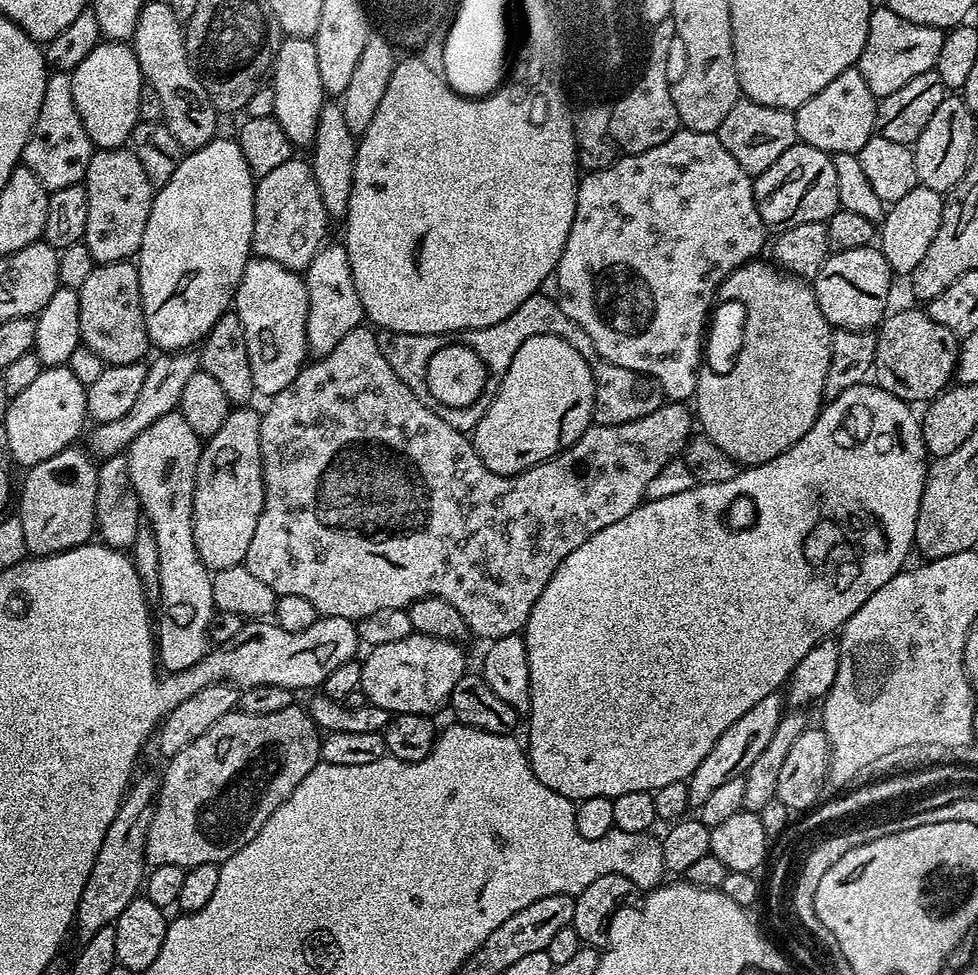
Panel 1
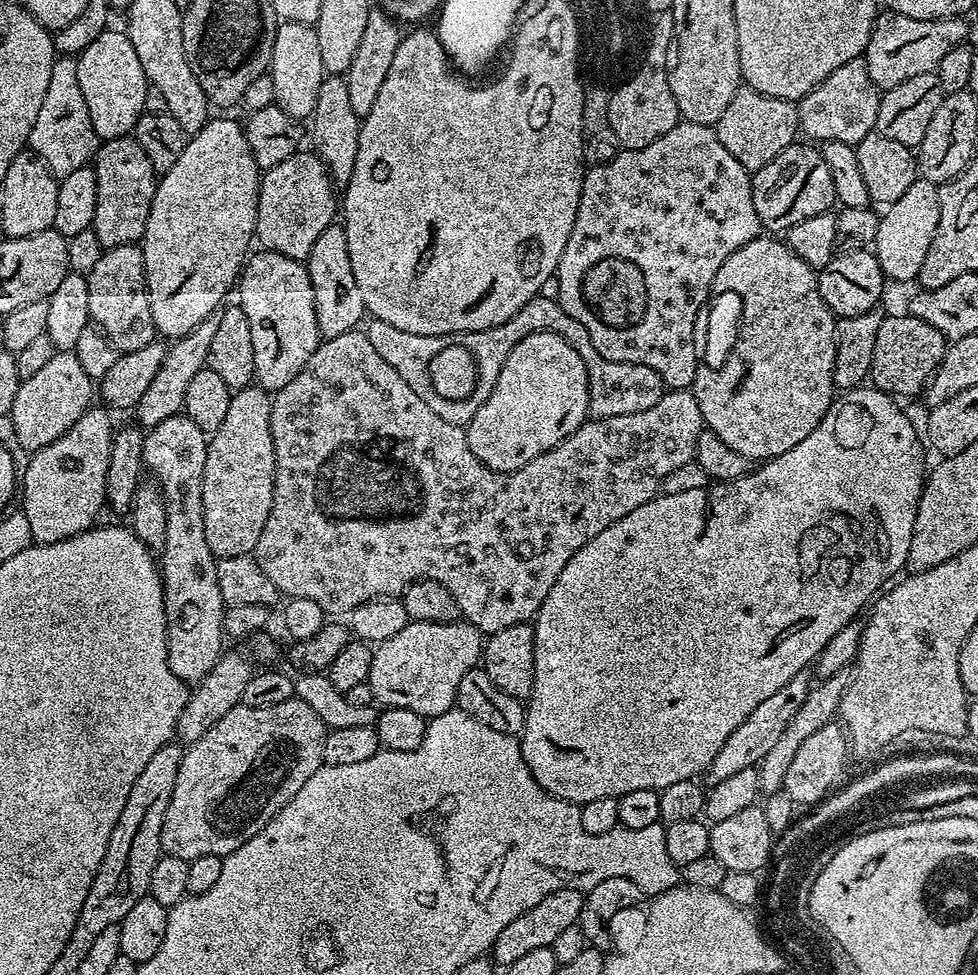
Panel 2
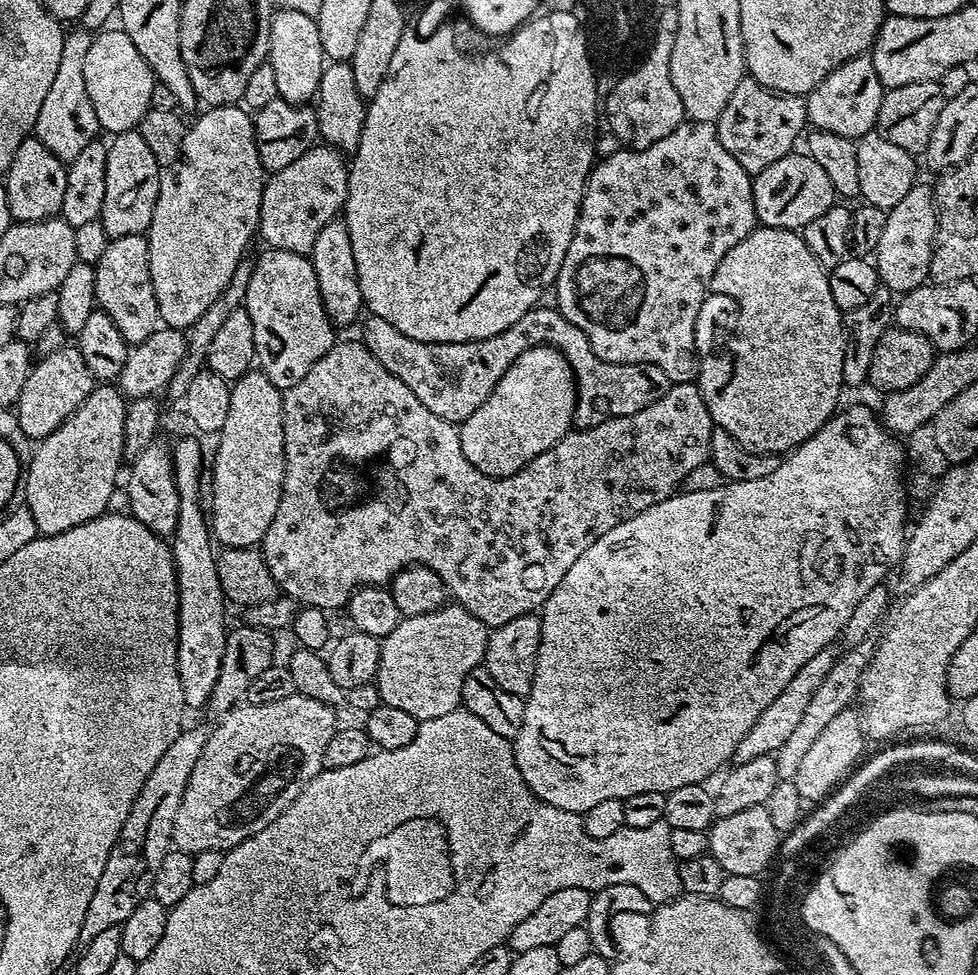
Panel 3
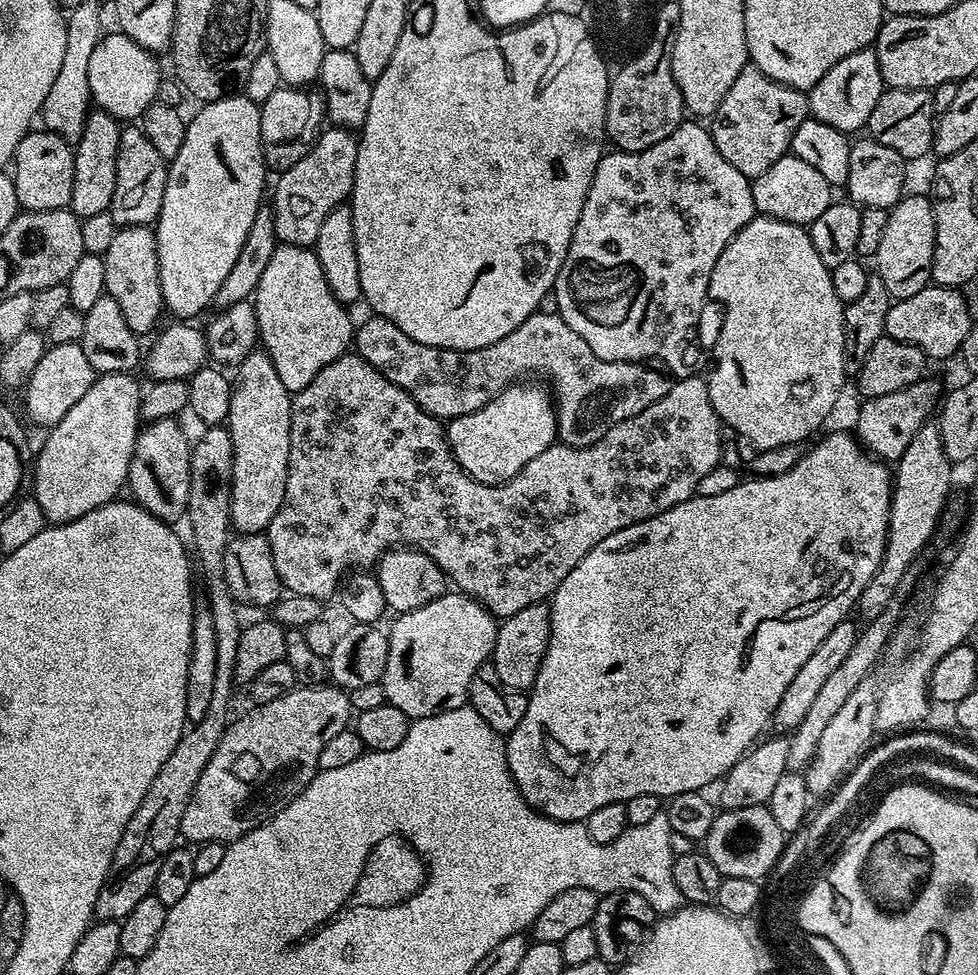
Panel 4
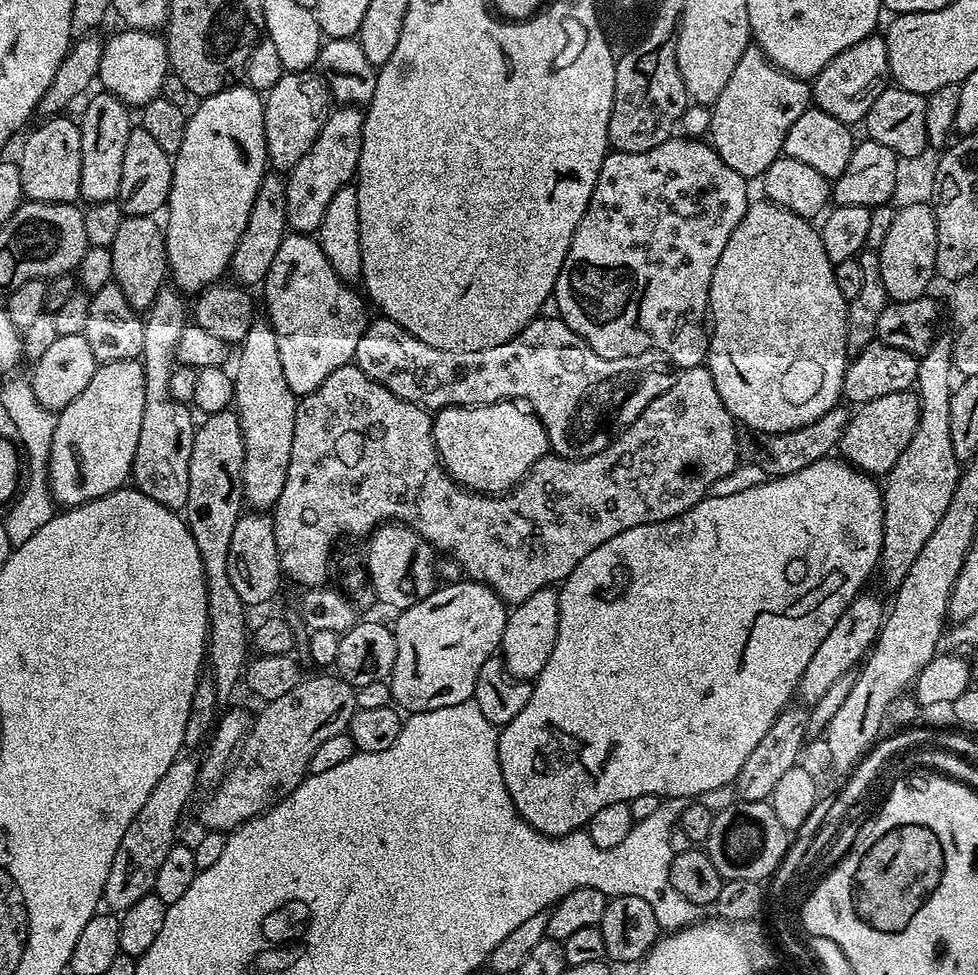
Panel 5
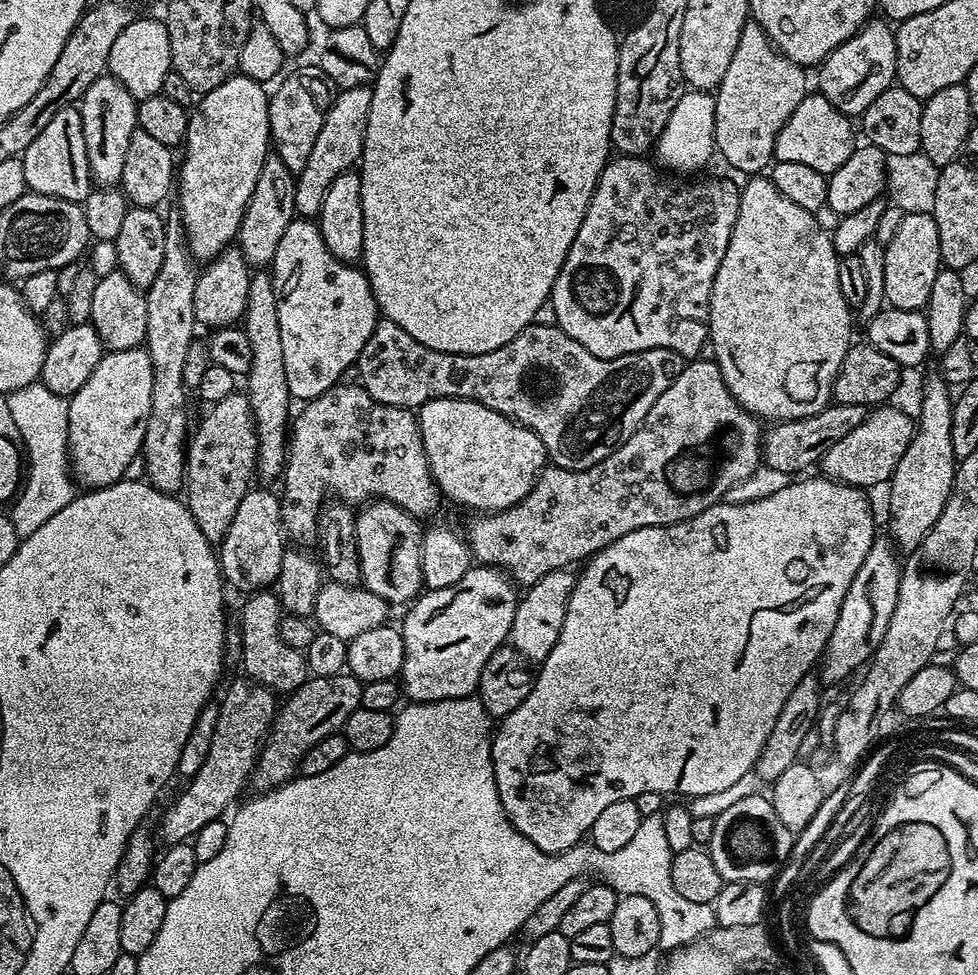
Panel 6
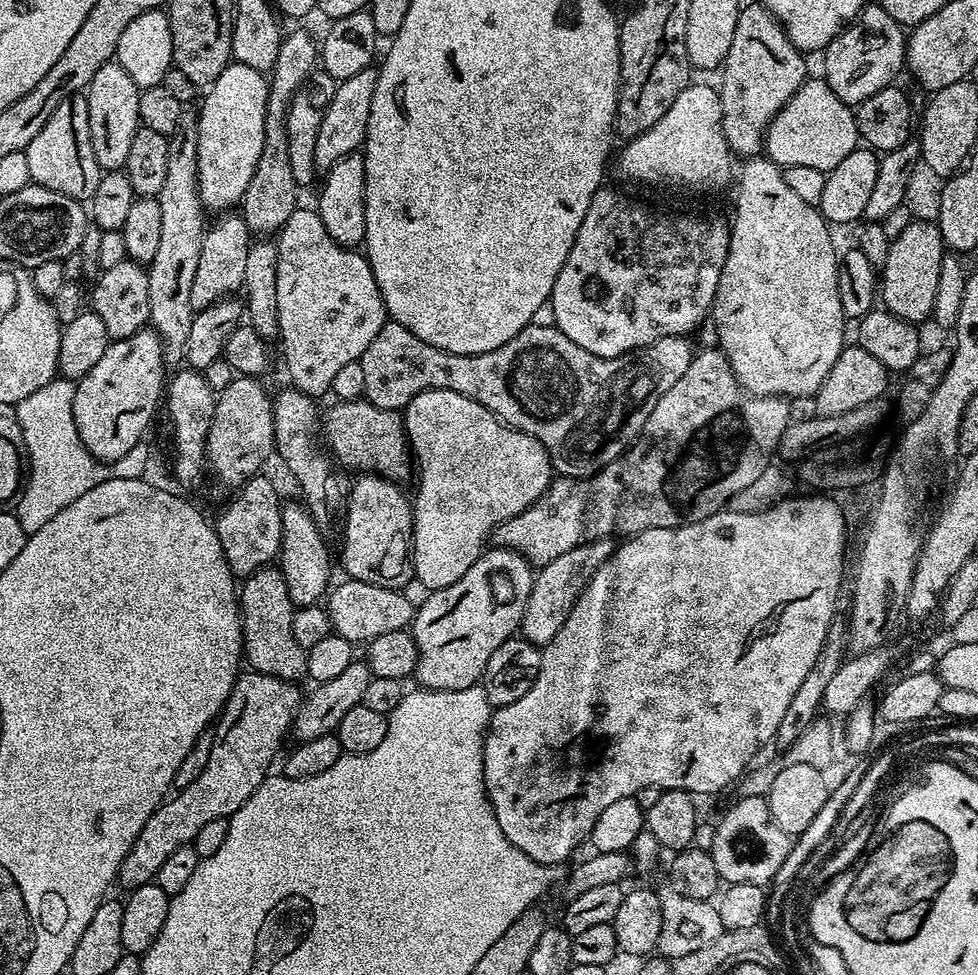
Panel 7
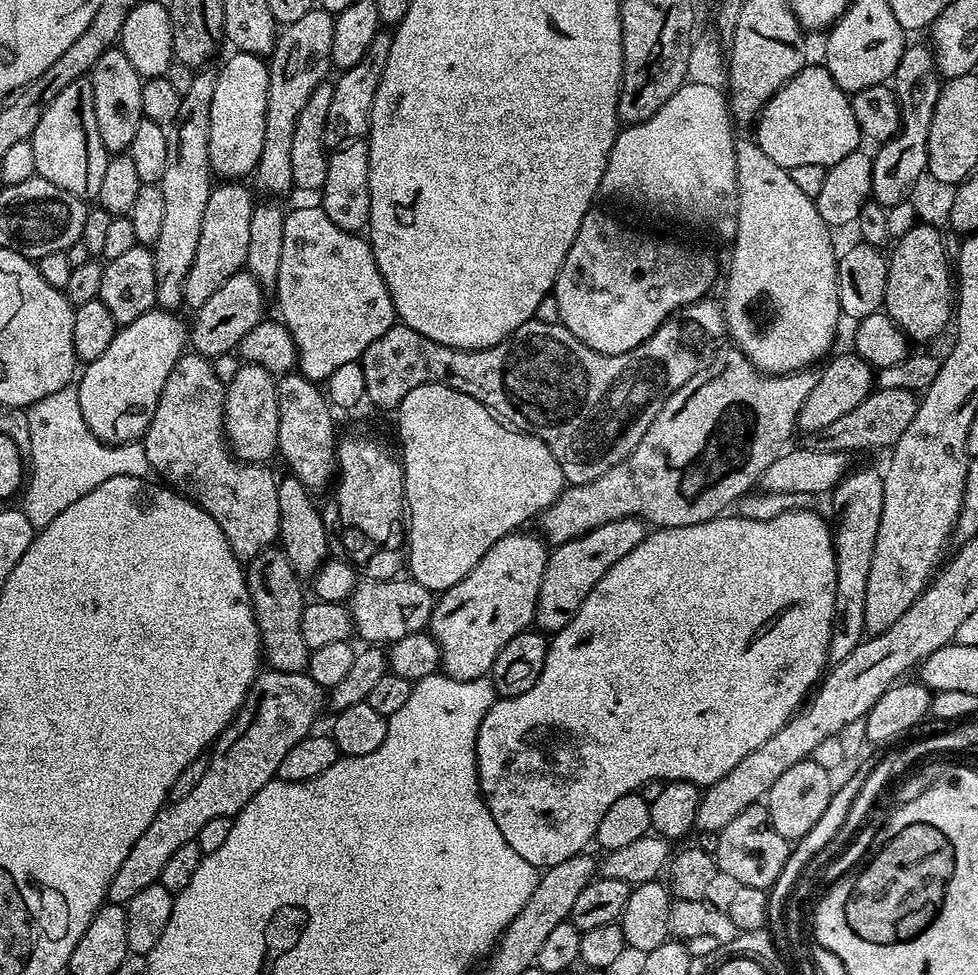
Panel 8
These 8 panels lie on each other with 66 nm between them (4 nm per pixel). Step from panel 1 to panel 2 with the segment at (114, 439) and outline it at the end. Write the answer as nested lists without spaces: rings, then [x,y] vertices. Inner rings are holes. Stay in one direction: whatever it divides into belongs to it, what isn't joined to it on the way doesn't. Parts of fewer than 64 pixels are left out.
[[[210,315],[202,322],[198,322],[198,326],[194,326],[194,330],[190,330],[185,336],[173,339],[167,345],[162,366],[158,368],[154,382],[150,382],[150,390],[146,390],[146,394],[142,394],[142,398],[134,409],[137,420],[135,423],[141,429],[153,428],[158,426],[158,422],[166,422],[166,418],[183,413],[186,389],[189,388],[191,380],[197,376],[198,370],[205,368],[208,363],[210,345],[218,330],[219,321],[219,315]]]

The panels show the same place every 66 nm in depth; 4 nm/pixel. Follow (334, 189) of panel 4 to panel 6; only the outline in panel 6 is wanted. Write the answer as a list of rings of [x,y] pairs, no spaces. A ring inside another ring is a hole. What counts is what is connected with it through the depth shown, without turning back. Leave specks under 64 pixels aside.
[[[371,87],[342,88],[332,100],[330,110],[326,114],[326,122],[322,122],[322,130],[318,130],[318,139],[314,142],[314,150],[310,150],[310,158],[306,166],[296,176],[294,202],[297,213],[304,218],[319,217],[322,202],[326,198],[326,190],[330,190],[330,182],[338,178],[338,174],[355,169],[364,153],[366,138],[366,118],[370,118]]]

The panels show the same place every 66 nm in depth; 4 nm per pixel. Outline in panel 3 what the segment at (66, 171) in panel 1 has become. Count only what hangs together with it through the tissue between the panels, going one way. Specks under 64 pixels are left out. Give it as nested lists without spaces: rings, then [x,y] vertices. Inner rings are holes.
[[[69,31],[64,37],[62,59],[58,61],[53,85],[42,102],[33,128],[35,139],[42,142],[65,164],[72,163],[87,145],[94,142],[99,137],[101,129],[90,103],[90,96],[86,92],[86,74],[82,74],[82,69],[86,67],[86,50],[90,50],[92,45],[92,36],[87,31],[79,31]]]

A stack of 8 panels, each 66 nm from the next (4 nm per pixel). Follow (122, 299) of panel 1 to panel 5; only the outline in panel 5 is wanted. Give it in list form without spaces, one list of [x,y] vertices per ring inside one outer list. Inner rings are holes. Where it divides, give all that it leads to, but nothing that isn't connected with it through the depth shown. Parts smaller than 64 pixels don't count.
[[[155,215],[125,216],[122,226],[112,243],[112,280],[126,294],[126,302],[135,312],[147,313],[161,288],[169,279],[168,255],[164,241],[164,229]]]

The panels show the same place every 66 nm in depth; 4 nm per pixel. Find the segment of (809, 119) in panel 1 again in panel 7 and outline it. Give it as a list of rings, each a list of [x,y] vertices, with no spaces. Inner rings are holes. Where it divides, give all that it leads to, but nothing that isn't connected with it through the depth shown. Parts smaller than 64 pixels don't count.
[[[869,2],[856,19],[831,40],[823,49],[824,72],[822,78],[850,106],[866,102],[870,94],[878,94],[878,90],[889,87],[892,80],[906,68],[906,32],[879,2]]]

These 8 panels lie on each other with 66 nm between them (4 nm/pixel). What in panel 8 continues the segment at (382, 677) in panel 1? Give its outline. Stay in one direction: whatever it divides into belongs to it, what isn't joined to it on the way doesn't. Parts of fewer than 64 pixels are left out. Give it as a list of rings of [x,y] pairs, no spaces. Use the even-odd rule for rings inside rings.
[[[528,530],[503,536],[482,554],[482,562],[462,582],[439,593],[432,605],[430,635],[440,647],[443,675],[456,680],[488,676],[502,646],[535,621],[542,574],[550,551],[549,545],[536,536],[531,536]]]

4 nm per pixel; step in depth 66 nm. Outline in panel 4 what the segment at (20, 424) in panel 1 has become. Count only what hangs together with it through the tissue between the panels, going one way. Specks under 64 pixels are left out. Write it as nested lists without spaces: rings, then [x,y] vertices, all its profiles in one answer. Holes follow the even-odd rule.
[[[77,343],[51,345],[44,353],[44,357],[34,367],[26,387],[23,389],[24,408],[28,416],[36,424],[41,424],[44,430],[51,429],[53,424],[62,422],[70,406],[90,390],[90,386],[96,381],[98,373],[86,362],[86,354],[82,346]]]

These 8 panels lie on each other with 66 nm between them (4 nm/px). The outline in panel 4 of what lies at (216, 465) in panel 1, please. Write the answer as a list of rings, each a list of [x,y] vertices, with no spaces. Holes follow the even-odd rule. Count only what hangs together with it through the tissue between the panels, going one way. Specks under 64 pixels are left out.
[[[263,350],[251,352],[241,364],[235,365],[234,372],[226,421],[233,448],[231,527],[240,534],[260,534],[267,529],[274,514],[278,514],[286,494],[292,396],[282,386],[282,378],[278,378],[268,353]]]

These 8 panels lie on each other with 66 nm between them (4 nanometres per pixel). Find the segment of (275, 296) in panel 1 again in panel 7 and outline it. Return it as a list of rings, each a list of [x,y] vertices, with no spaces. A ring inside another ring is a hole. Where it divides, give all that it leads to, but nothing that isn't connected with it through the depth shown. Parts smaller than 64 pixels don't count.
[[[296,207],[280,229],[275,246],[278,250],[278,343],[284,347],[284,368],[292,379],[289,380],[291,387],[302,390],[307,396],[320,398],[323,392],[331,390],[340,371],[351,364],[353,367],[366,346],[374,342],[378,330],[382,330],[389,319],[388,311],[384,308],[378,282],[374,282],[367,255],[334,242],[334,238],[326,234],[326,226],[322,226],[319,211]]]

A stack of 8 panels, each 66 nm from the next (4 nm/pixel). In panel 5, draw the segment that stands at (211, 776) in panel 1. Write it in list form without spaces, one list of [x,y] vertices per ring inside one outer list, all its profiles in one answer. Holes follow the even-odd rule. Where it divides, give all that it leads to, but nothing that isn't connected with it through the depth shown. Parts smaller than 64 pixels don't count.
[[[339,674],[332,676],[312,676],[301,679],[290,694],[282,694],[282,698],[274,698],[263,705],[260,713],[255,713],[251,729],[244,737],[225,777],[215,785],[212,797],[200,808],[200,820],[208,830],[229,833],[233,828],[240,827],[247,820],[260,816],[273,808],[279,800],[290,795],[305,776],[309,775],[310,758],[314,758],[314,750],[326,742],[333,734],[345,731],[350,718],[356,712],[356,689],[345,682]]]

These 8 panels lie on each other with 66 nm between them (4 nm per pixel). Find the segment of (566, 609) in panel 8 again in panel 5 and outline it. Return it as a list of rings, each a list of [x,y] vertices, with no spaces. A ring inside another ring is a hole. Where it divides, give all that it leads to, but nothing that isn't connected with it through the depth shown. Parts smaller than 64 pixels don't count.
[[[555,587],[543,588],[538,590],[538,594],[530,594],[526,602],[515,605],[509,611],[498,652],[506,670],[514,679],[532,682],[538,674],[542,674],[542,666],[550,662],[550,650],[554,650],[554,642],[558,638],[559,617],[560,593]]]

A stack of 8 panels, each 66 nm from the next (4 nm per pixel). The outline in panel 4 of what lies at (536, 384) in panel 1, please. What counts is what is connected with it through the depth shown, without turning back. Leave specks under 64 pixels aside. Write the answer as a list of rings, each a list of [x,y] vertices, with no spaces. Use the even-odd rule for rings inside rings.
[[[532,382],[514,383],[502,389],[489,404],[474,410],[474,414],[447,421],[448,444],[470,478],[483,484],[502,485],[557,439],[556,410],[549,389],[528,383]]]

